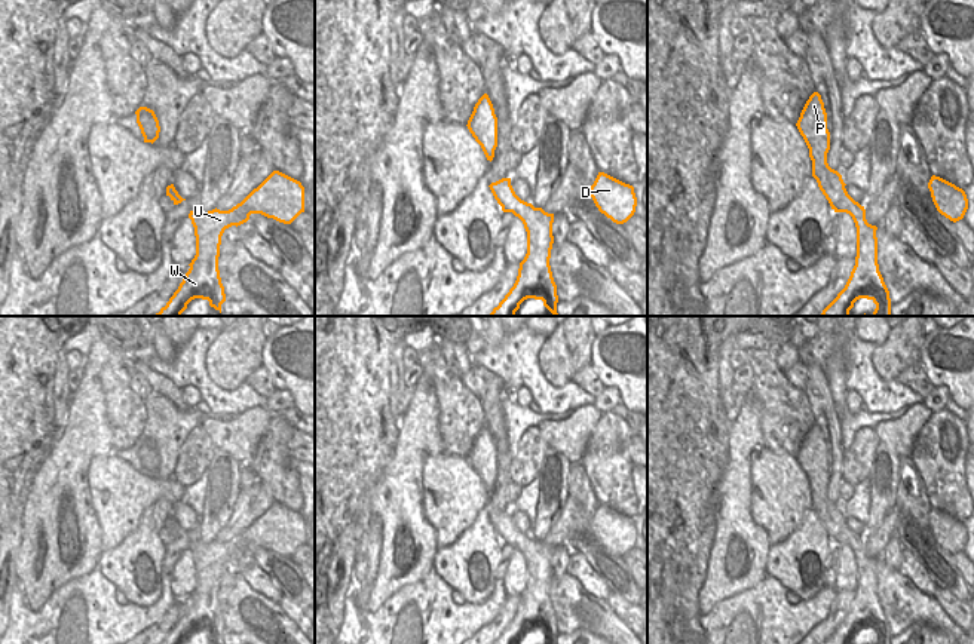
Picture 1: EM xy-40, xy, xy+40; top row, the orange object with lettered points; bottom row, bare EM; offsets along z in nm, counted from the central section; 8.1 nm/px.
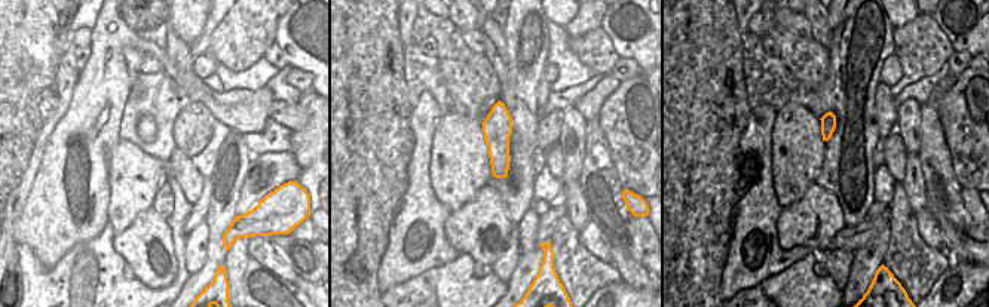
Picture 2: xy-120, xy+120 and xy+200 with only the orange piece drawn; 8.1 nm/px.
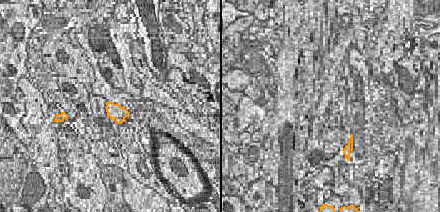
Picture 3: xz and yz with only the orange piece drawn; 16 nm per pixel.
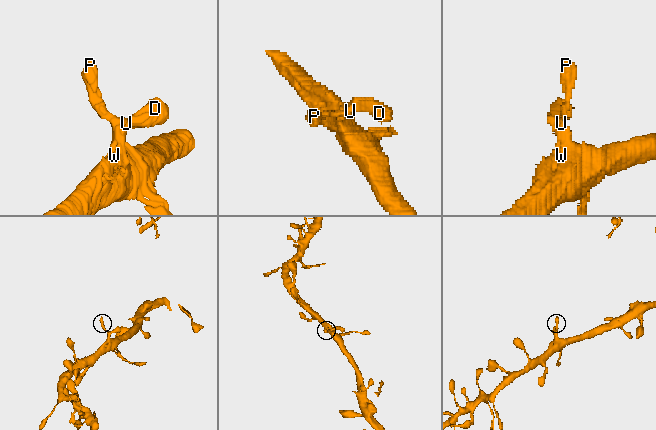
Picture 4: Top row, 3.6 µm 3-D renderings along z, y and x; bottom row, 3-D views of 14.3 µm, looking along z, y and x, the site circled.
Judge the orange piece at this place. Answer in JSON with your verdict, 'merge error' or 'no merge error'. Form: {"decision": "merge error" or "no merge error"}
{"decision": "no merge error"}

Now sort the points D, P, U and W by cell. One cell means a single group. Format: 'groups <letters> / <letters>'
groups D P U W

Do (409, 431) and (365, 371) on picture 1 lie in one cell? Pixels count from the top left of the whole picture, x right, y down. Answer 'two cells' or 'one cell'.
two cells

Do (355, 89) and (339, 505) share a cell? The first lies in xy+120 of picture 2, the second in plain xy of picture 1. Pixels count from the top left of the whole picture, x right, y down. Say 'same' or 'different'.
same

